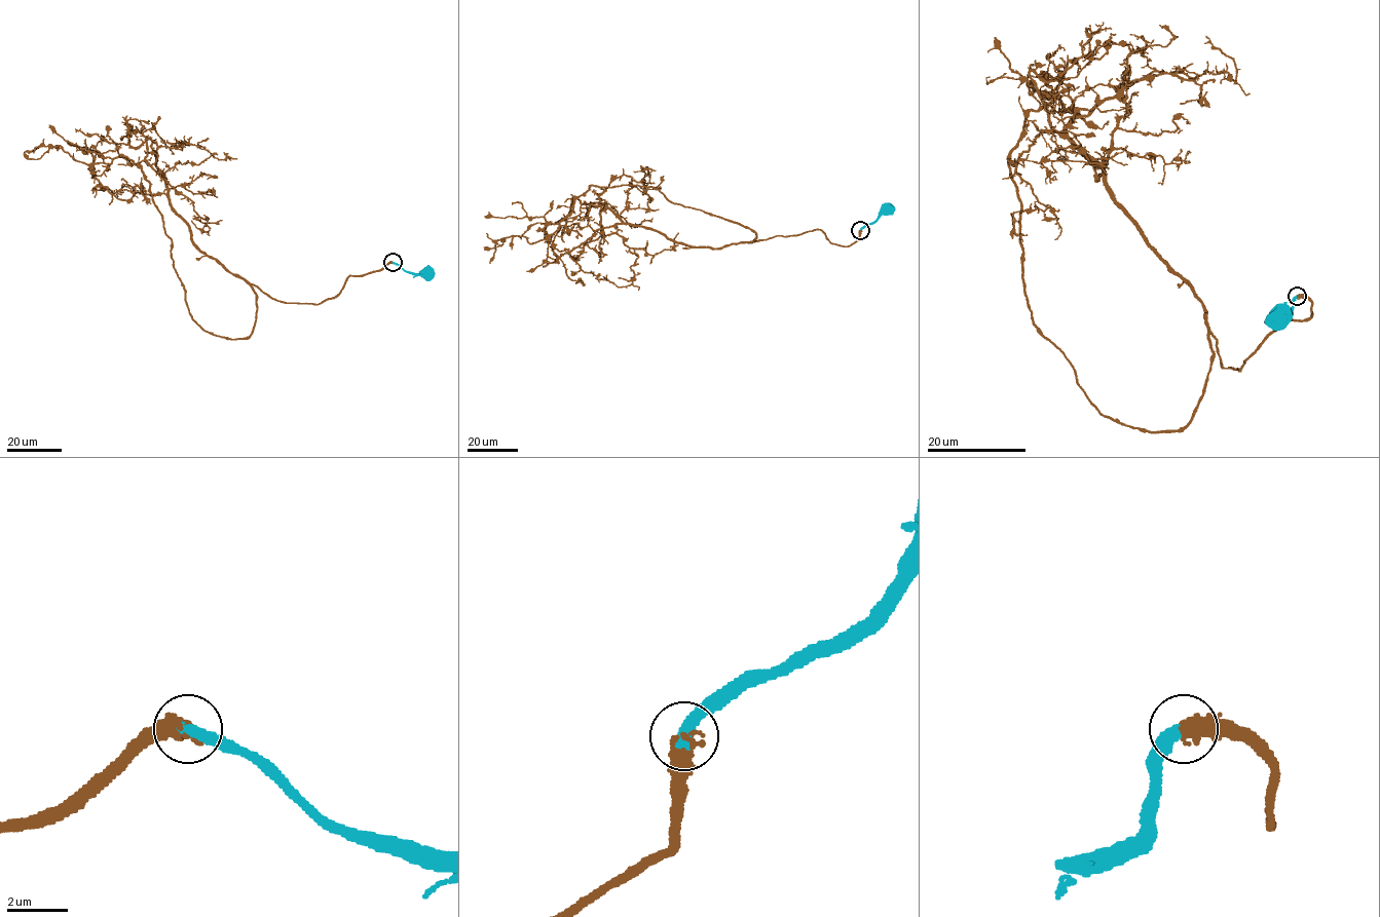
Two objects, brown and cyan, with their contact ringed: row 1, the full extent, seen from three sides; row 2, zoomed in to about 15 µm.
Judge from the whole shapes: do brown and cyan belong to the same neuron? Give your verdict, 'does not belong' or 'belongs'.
belongs

